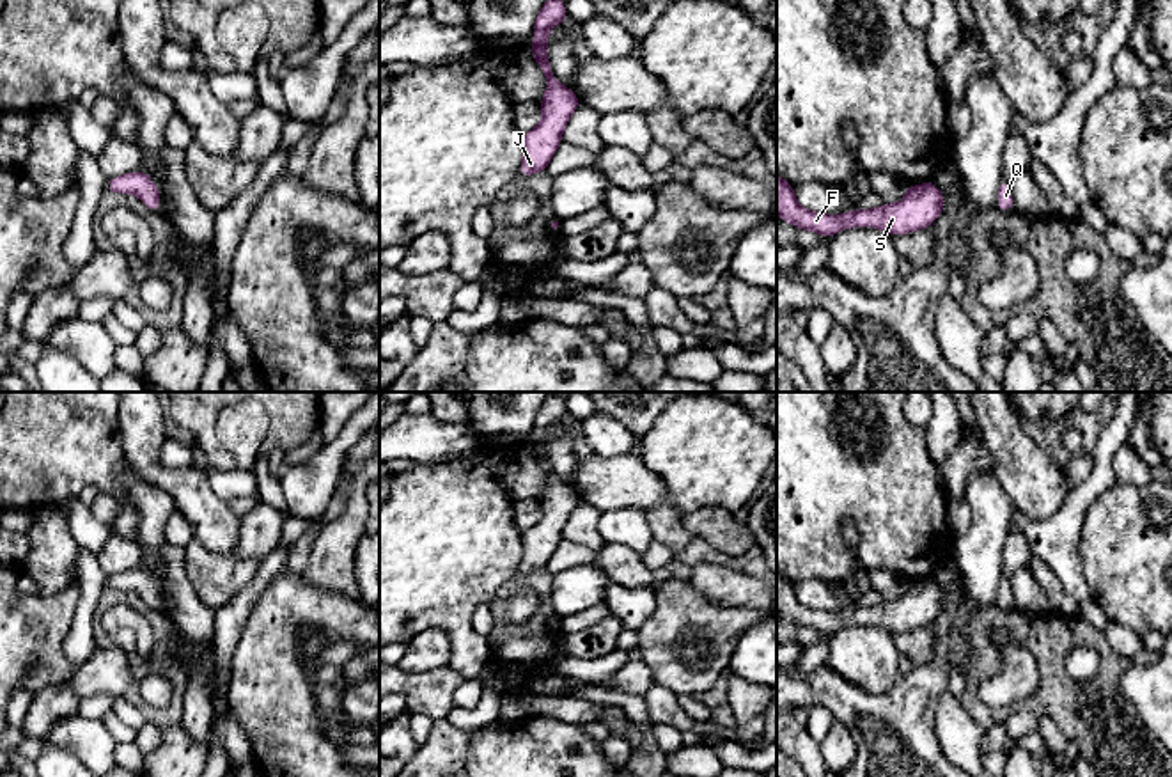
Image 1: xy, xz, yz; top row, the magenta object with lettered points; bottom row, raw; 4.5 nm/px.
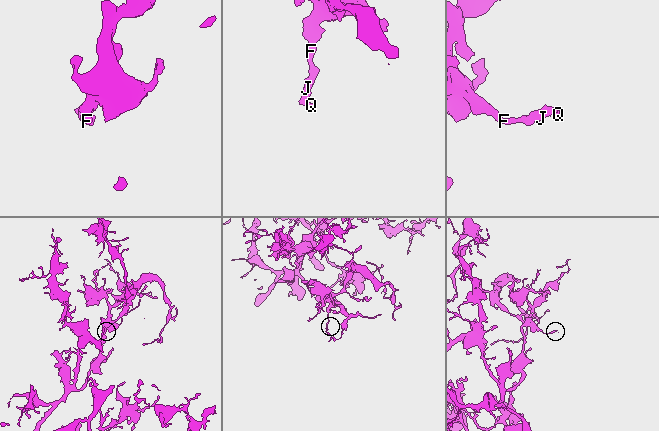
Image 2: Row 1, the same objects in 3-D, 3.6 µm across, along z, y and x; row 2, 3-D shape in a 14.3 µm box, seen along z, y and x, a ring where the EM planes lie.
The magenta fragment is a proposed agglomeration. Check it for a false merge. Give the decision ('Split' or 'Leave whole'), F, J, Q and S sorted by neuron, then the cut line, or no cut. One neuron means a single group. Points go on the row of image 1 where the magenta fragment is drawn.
Leave whole. Groups: F J Q S. No split

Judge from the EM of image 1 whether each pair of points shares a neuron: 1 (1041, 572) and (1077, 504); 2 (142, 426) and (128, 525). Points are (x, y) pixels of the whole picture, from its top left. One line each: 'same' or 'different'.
1: different
2: different

